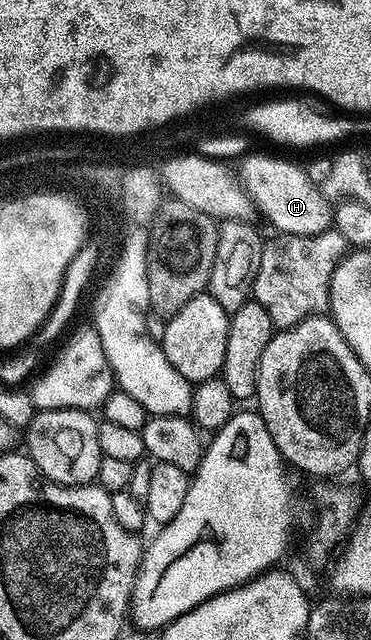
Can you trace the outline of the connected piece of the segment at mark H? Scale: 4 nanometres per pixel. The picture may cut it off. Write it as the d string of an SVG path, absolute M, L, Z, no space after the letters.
M265 153L242 156L239 184L248 194L254 210L262 213L277 233L315 235L324 233L333 223L330 198L324 197L320 188L310 179L308 172L281 157L268 157Z

